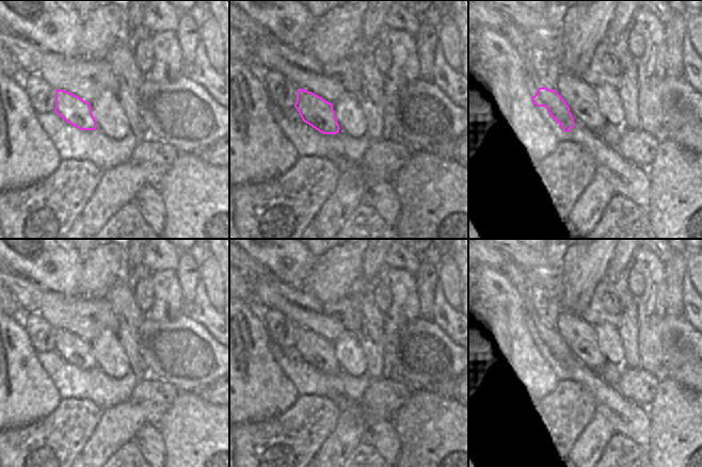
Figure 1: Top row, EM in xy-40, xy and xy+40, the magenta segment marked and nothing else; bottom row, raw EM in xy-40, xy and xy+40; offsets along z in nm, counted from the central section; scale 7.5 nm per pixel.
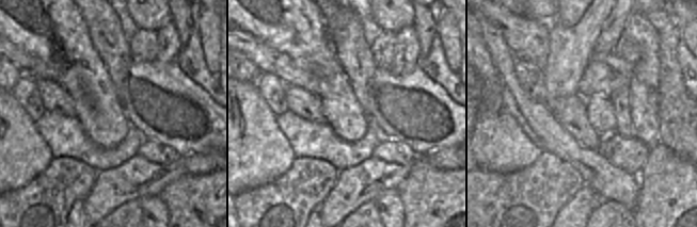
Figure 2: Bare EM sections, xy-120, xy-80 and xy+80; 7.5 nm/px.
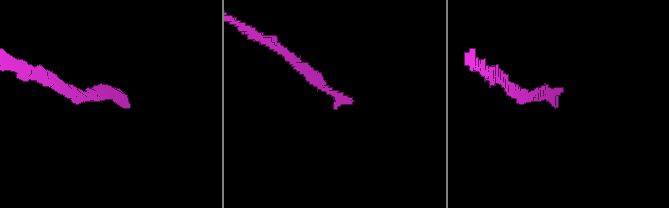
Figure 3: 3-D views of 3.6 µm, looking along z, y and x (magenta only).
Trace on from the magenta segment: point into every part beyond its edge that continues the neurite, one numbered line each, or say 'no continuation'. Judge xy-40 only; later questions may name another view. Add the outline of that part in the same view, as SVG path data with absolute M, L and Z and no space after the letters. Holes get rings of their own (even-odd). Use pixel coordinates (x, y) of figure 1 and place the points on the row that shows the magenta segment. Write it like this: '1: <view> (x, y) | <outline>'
no continuation

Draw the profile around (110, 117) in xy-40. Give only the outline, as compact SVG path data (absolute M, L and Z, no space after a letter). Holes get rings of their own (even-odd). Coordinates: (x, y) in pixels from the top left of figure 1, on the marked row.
M105 88L90 106L98 130L112 139L123 139L130 133L130 123L113 92Z

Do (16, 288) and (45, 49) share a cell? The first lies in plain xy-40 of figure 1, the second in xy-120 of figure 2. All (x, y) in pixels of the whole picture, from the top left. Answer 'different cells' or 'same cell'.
different cells

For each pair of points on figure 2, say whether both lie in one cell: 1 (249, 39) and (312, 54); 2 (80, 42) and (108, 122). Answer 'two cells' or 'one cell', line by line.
1: two cells
2: one cell

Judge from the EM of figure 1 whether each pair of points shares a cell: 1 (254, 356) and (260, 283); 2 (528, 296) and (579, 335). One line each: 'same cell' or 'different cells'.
1: different cells
2: same cell

